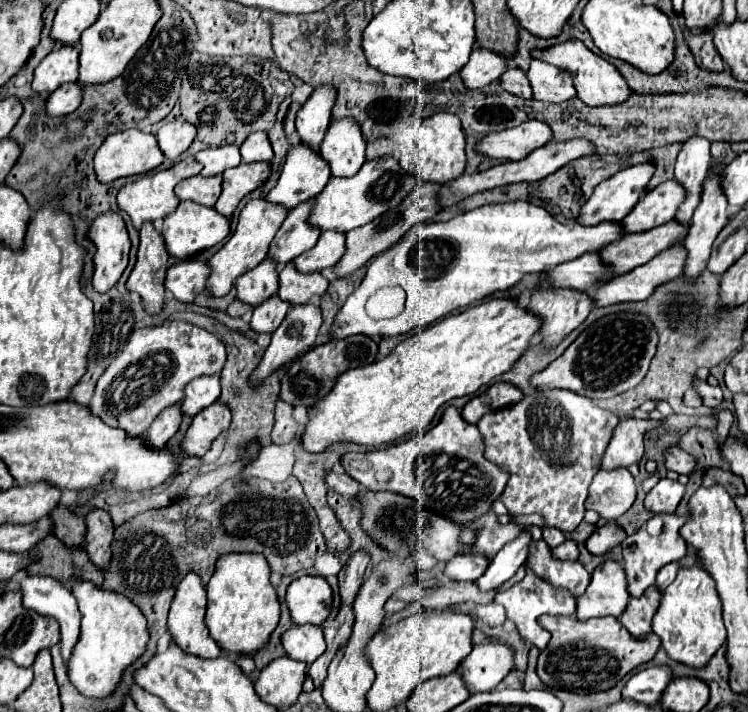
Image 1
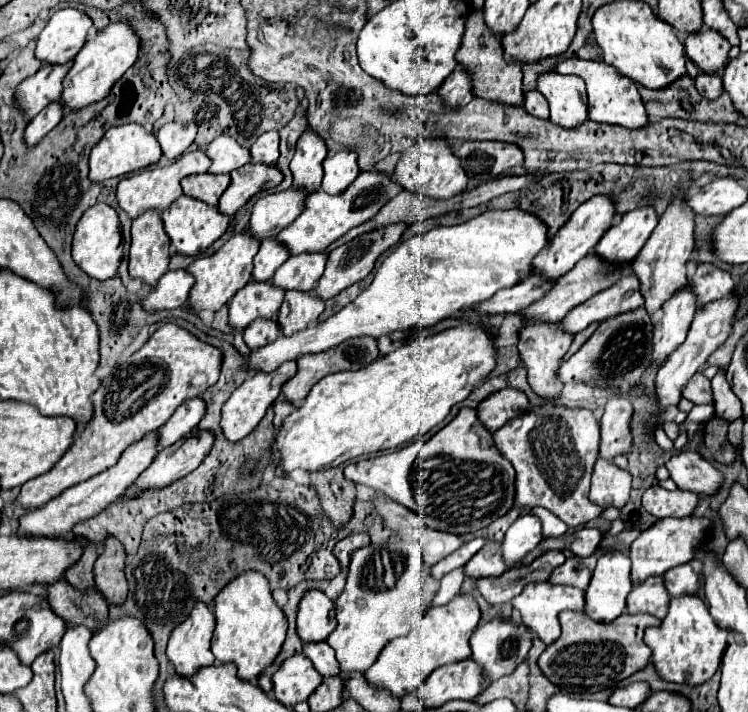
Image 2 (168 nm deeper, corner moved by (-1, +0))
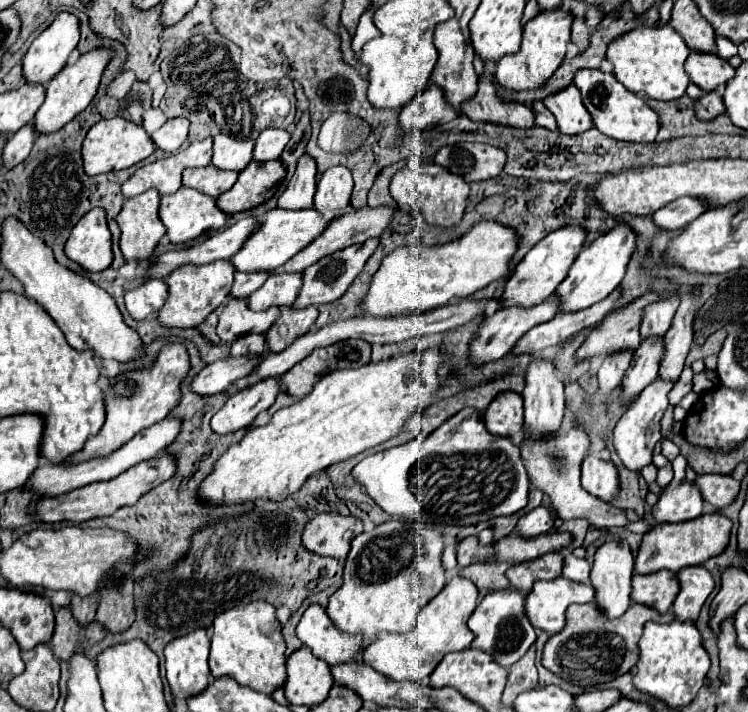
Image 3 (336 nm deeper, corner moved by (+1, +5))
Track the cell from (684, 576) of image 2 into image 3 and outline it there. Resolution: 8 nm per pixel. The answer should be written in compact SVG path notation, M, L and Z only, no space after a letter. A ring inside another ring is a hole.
M702 565L684 567L676 573L676 577L680 581L680 593L674 599L674 613L682 621L696 621L706 597L714 589L714 579Z

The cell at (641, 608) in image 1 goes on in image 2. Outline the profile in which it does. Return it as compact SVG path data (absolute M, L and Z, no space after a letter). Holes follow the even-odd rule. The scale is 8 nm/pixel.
M652 576L644 580L642 584L634 586L632 592L628 594L628 612L646 612L656 618L664 618L668 612L670 604L670 594L666 592L662 576Z

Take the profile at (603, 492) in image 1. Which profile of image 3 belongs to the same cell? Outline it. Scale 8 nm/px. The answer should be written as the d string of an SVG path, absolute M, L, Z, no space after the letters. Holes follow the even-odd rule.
M588 455L582 463L582 487L604 501L616 499L622 491L618 467L612 461L602 461L596 455Z

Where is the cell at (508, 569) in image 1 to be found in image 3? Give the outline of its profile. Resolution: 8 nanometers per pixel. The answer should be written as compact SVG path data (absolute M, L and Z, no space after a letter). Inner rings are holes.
M536 507L530 513L522 515L514 527L514 533L520 537L536 537L542 533L548 533L554 527L552 513L548 507Z

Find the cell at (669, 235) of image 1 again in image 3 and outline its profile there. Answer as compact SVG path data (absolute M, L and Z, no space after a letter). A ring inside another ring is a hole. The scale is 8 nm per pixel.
M548 297L548 301L542 301L540 305L534 305L532 309L520 309L518 305L514 305L514 309L498 309L494 315L486 317L486 325L478 331L476 339L472 341L472 363L488 363L494 359L500 359L504 353L508 353L512 349L512 345L516 345L516 341L520 341L520 337L524 337L524 333L544 321L550 321L556 313L556 301L552 301L552 297Z

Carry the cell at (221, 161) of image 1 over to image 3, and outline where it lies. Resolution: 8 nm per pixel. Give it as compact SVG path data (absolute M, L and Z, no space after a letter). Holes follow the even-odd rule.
M220 133L214 137L212 165L216 165L218 169L242 171L252 159L252 147L254 147L254 141L236 141Z

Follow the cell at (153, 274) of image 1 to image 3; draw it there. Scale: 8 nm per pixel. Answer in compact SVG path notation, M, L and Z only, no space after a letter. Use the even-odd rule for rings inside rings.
M148 189L124 203L116 221L122 229L120 249L126 261L150 259L158 241L164 237L166 227L158 217L158 201L158 191Z

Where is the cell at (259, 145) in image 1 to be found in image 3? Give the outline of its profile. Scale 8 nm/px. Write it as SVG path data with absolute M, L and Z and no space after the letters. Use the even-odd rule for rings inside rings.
M264 129L264 133L260 133L256 139L254 159L256 161L278 159L288 141L290 141L290 133L286 129Z

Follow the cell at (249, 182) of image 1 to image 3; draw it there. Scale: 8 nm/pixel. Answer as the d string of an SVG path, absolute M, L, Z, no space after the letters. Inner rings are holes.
M250 161L240 173L232 189L216 199L224 213L236 213L266 201L270 191L284 179L286 167L282 161Z

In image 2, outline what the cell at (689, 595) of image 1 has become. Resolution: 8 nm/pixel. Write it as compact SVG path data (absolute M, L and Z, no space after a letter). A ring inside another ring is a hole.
M686 596L670 600L668 616L662 620L660 628L646 630L644 642L652 648L652 666L662 680L700 686L708 682L720 666L726 650L726 632L714 626L706 604L698 596Z

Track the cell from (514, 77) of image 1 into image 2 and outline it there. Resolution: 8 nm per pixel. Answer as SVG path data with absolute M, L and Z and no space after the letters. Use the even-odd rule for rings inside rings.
M538 90L526 92L526 102L524 102L524 110L536 118L548 118L548 106L546 106L546 98L542 98L542 94Z

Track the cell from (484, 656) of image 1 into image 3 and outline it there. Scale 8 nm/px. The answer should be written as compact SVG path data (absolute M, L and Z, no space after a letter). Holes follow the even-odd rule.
M502 589L488 593L478 607L474 609L472 617L468 619L468 627L474 633L474 641L470 647L480 649L494 657L494 661L502 667L514 665L536 641L536 633L532 623L528 621L524 613L524 593L518 593L516 589Z

